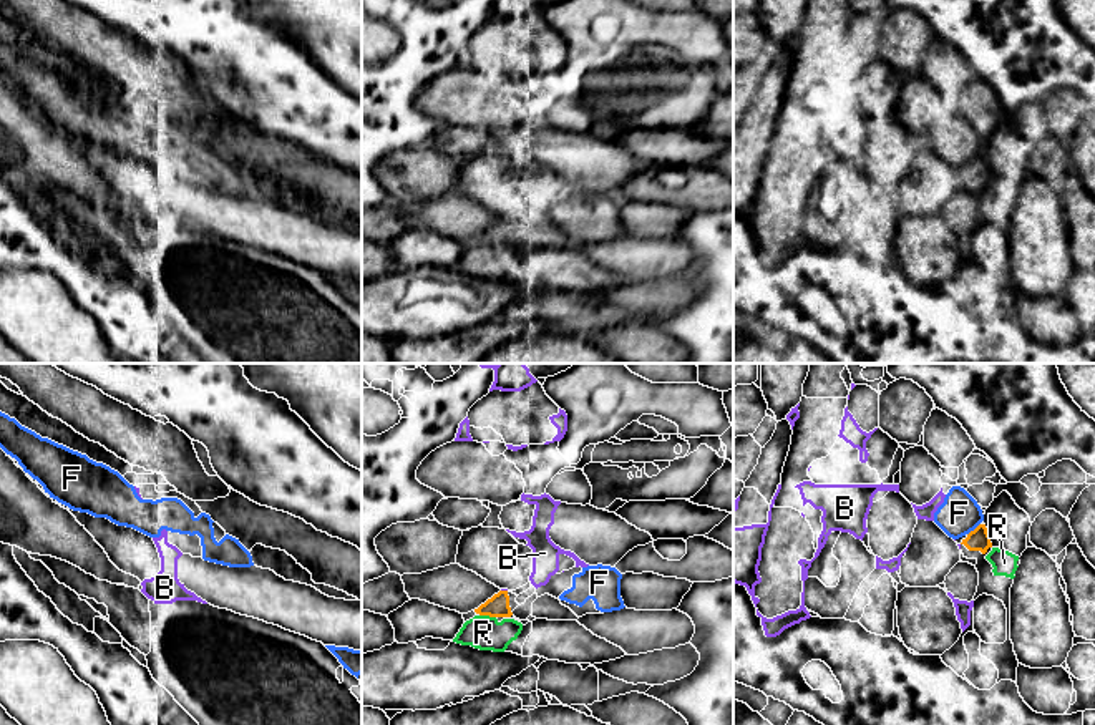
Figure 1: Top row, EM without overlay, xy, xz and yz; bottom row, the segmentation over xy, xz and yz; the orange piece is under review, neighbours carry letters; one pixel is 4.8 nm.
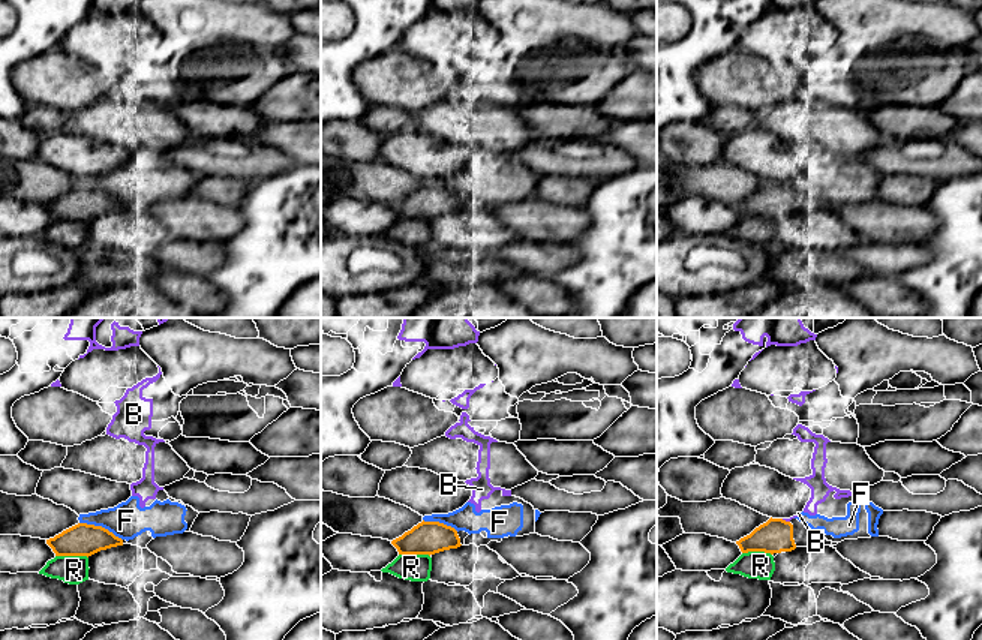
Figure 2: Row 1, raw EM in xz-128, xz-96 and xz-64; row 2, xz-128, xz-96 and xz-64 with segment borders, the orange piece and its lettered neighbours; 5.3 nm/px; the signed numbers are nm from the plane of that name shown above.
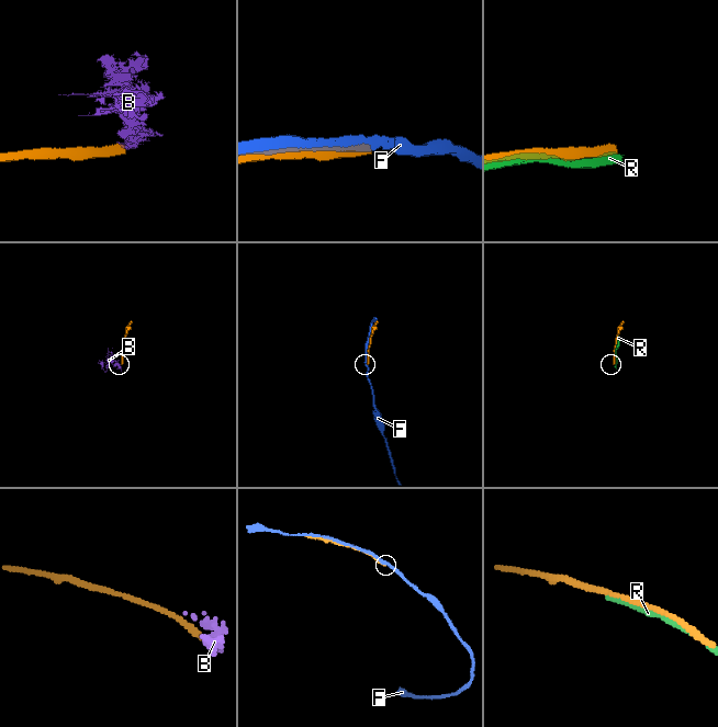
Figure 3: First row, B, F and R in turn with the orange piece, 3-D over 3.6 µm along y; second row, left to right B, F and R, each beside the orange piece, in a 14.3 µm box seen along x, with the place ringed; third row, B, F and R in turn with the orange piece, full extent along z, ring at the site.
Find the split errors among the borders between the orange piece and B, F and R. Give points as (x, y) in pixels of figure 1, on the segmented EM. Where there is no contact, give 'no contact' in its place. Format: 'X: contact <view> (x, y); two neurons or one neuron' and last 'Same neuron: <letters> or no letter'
B: contact xz (505, 591); two neurons
F: contact yz (974, 530); two neurons
R: contact xz (488, 614); two neurons
Same neuron: no letter

